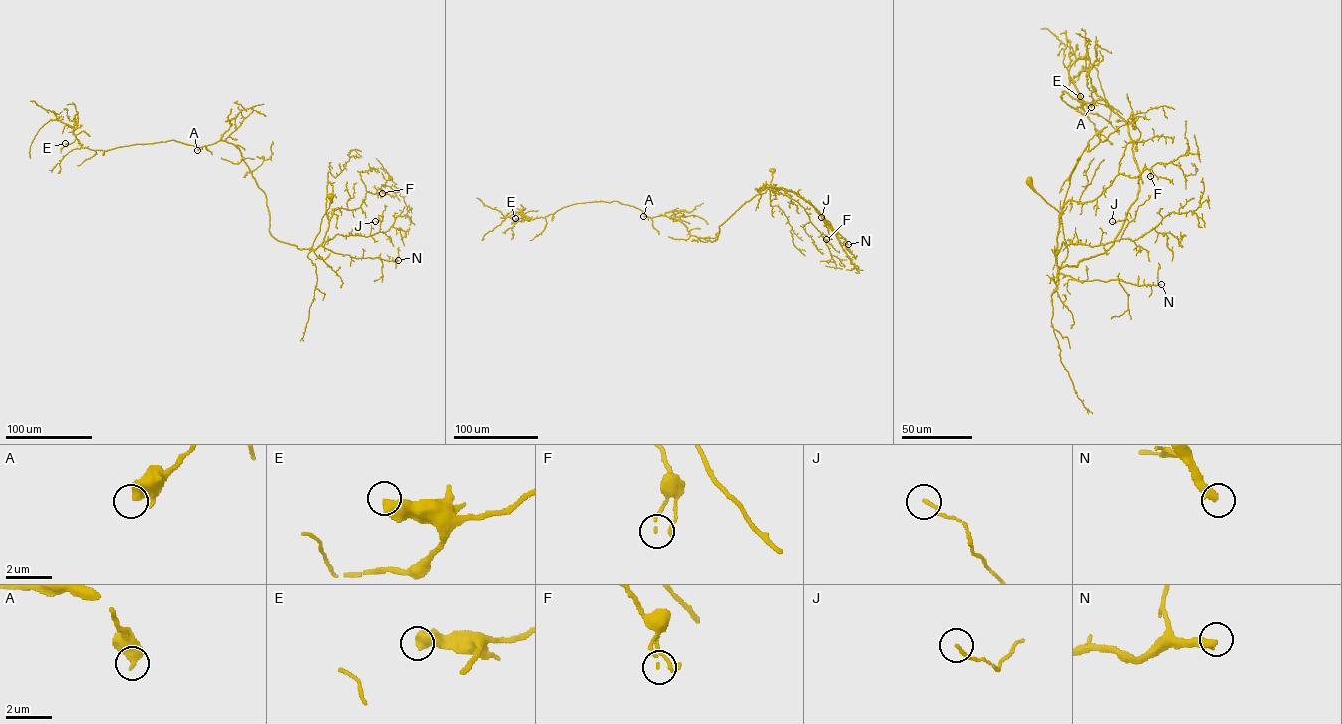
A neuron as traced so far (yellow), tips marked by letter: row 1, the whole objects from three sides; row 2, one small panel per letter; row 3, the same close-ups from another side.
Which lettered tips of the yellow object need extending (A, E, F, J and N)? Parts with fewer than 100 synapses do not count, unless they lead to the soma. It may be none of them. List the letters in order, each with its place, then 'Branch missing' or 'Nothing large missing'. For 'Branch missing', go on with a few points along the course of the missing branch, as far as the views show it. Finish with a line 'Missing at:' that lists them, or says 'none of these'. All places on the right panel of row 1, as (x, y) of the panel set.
A: Place: (1091, 107). Nothing large missing
E: Place: (1080, 96). Nothing large missing
F: Place: (1150, 176). Nothing large missing
J: Place: (1112, 221). Nothing large missing
N: Place: (1161, 284). Branch missing. Course of what is missing: (1161, 284), (1177, 281), (1183, 286), (1200, 286), (1215, 318), (1213, 349)
Missing at: N

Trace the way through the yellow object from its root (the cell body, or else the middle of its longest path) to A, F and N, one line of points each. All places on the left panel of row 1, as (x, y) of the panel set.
A: (331, 196), (309, 250), (315, 249), (299, 249), (270, 233), (265, 194), (236, 145), (220, 140), (197, 150)
F: (331, 196), (310, 250), (322, 242), (335, 208), (358, 209), (367, 191), (375, 193), (379, 188), (382, 193)
N: (331, 196), (319, 232), (309, 250), (322, 245), (353, 257), (398, 260)

